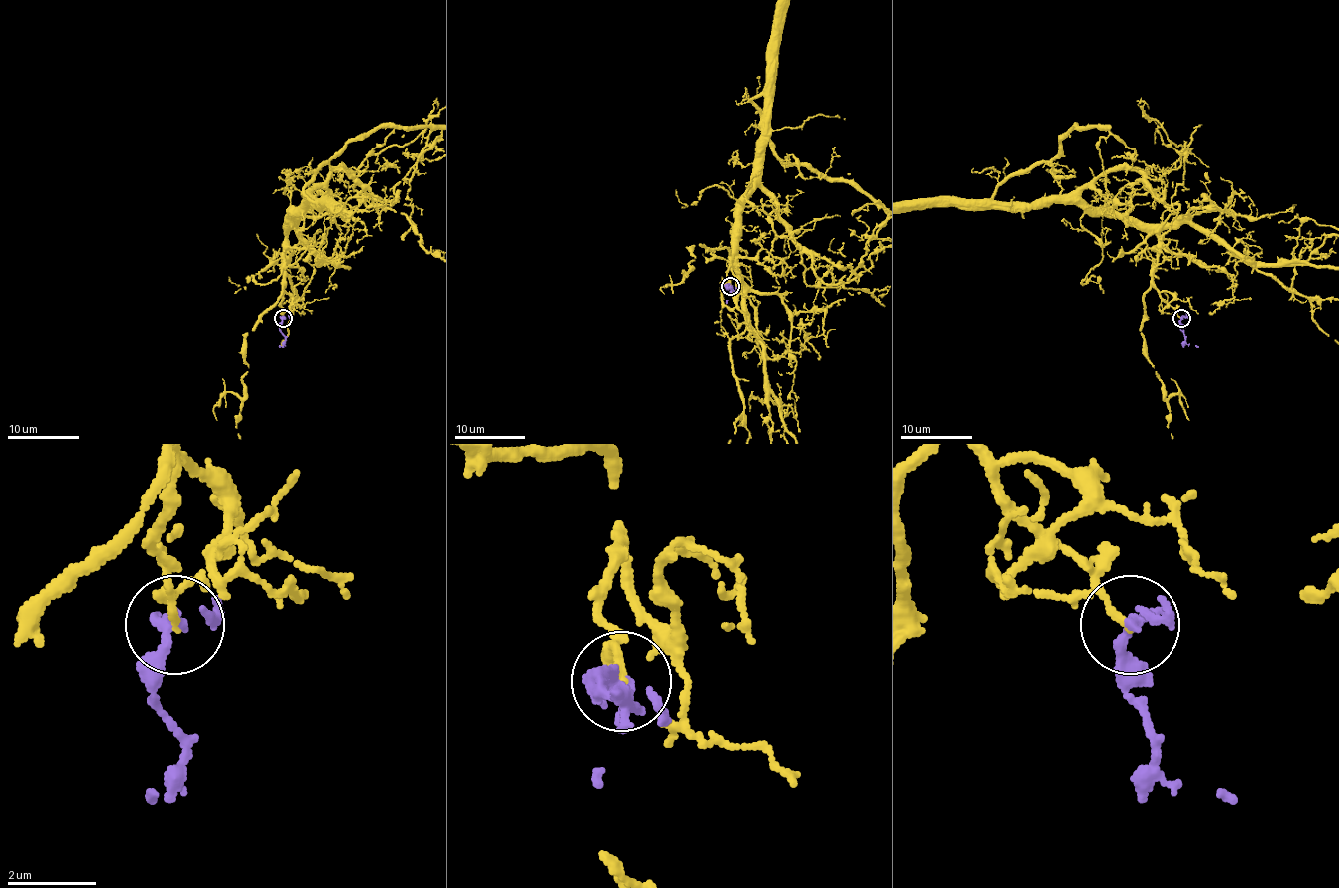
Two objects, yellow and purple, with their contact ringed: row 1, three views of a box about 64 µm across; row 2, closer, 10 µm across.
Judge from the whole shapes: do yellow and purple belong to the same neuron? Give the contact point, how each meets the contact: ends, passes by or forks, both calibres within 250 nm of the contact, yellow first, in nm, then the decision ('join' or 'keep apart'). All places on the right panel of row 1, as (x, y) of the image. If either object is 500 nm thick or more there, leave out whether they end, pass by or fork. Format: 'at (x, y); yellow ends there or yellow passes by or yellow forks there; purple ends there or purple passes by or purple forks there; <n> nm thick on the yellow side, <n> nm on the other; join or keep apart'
at (1181, 318); yellow ends there; purple passes by; 160 nm thick on the yellow side, 240 nm on the other; join

